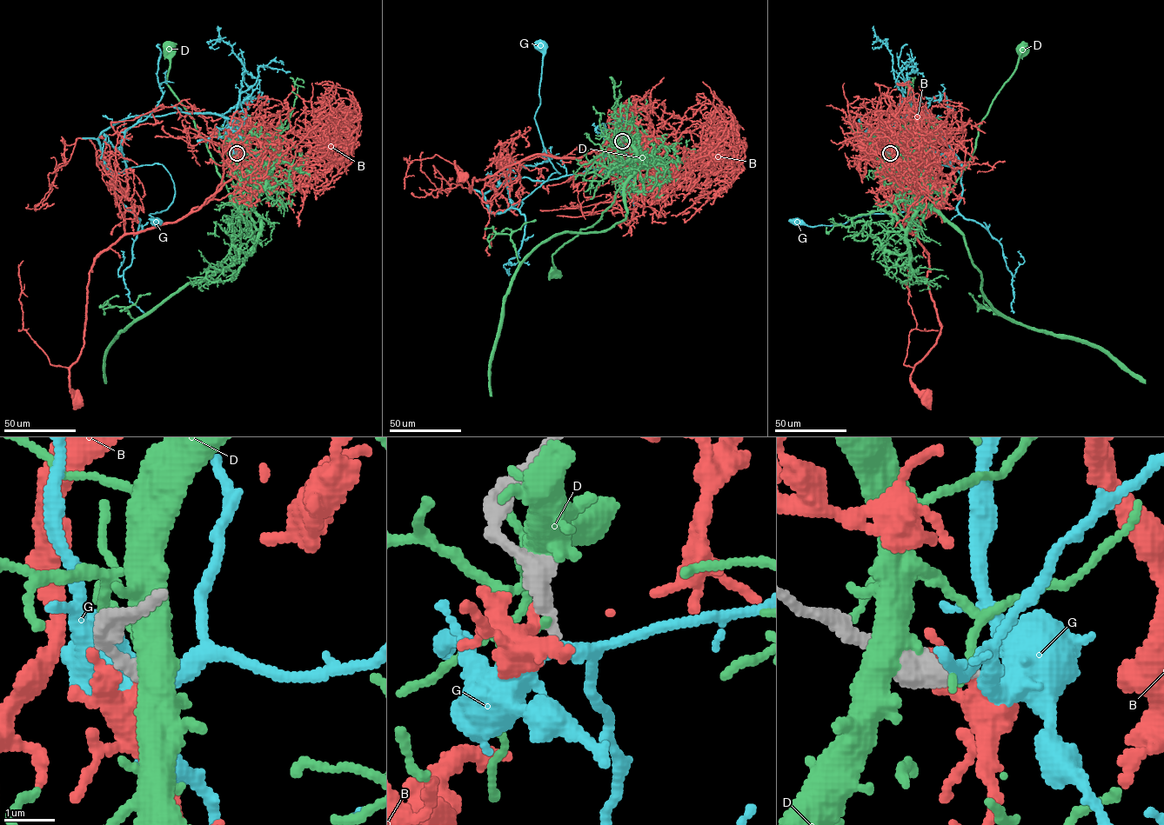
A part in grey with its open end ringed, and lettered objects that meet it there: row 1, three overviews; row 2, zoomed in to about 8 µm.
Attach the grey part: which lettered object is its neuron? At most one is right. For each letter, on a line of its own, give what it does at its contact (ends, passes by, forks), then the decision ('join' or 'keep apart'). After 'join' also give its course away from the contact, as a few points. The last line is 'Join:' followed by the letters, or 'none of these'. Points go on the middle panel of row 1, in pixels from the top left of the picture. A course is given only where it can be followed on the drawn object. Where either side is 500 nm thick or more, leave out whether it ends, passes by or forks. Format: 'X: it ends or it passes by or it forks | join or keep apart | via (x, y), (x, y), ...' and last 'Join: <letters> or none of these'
B: keep apart
D: it ends | keep apart
G: it forks | keep apart
Join: none of these

